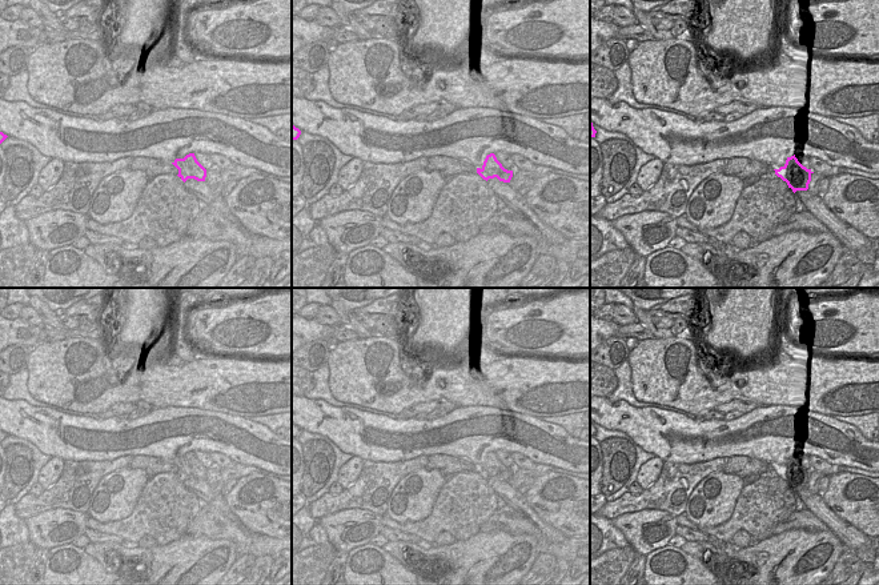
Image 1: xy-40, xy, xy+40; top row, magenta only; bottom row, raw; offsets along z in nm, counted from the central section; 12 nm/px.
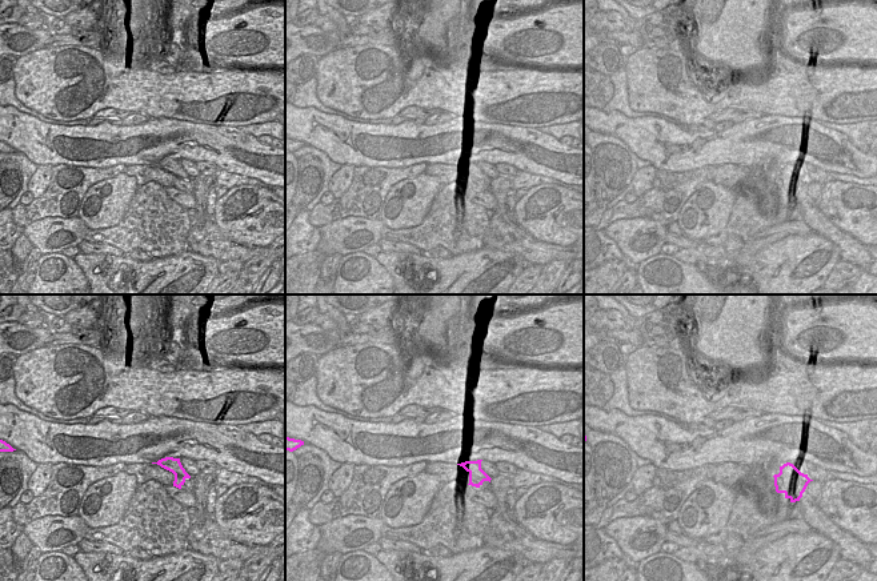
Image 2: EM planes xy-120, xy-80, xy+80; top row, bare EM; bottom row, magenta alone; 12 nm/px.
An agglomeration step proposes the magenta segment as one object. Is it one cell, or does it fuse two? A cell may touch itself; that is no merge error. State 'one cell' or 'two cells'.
one cell

